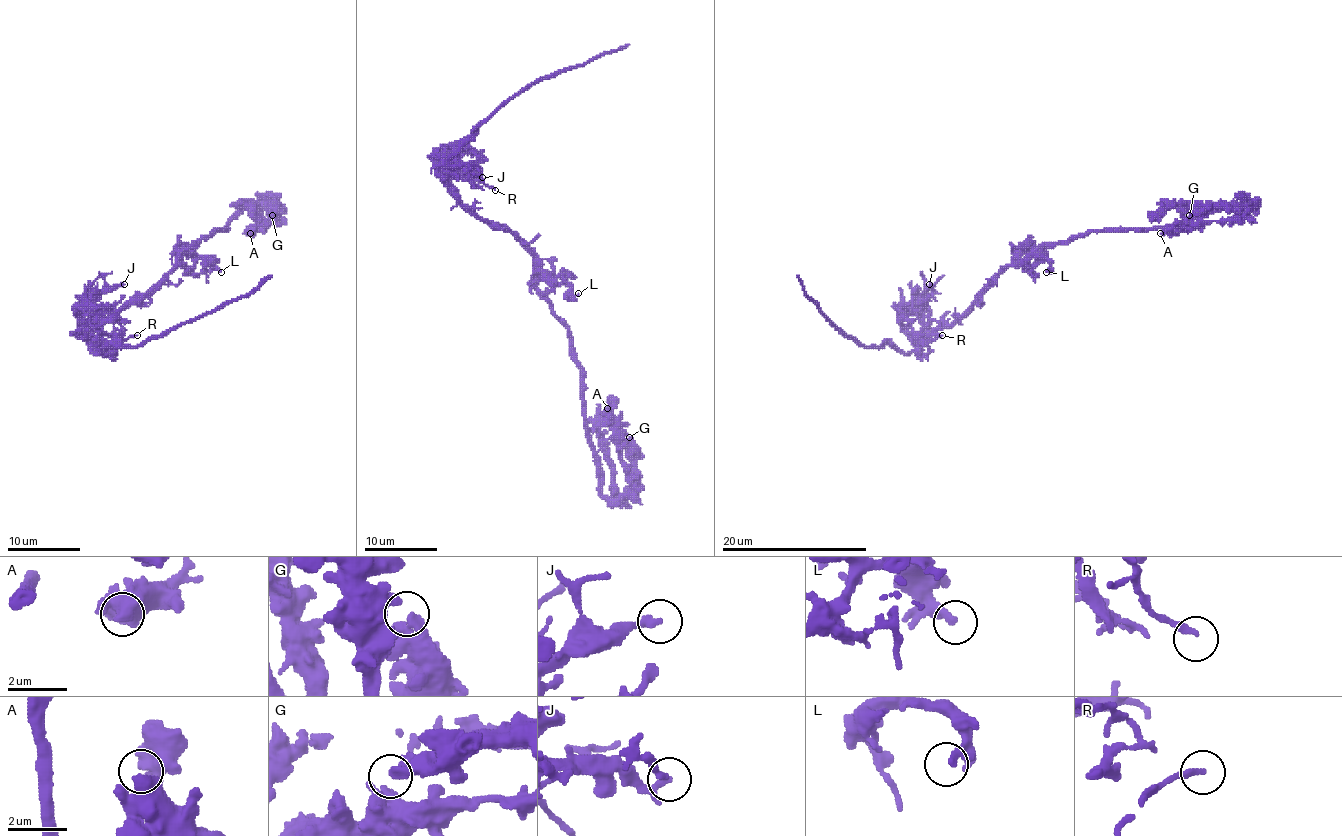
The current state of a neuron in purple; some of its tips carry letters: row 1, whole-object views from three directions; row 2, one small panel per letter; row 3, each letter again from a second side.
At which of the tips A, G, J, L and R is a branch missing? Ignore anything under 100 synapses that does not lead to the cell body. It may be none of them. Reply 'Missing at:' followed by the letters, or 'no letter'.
Missing at: no letter

